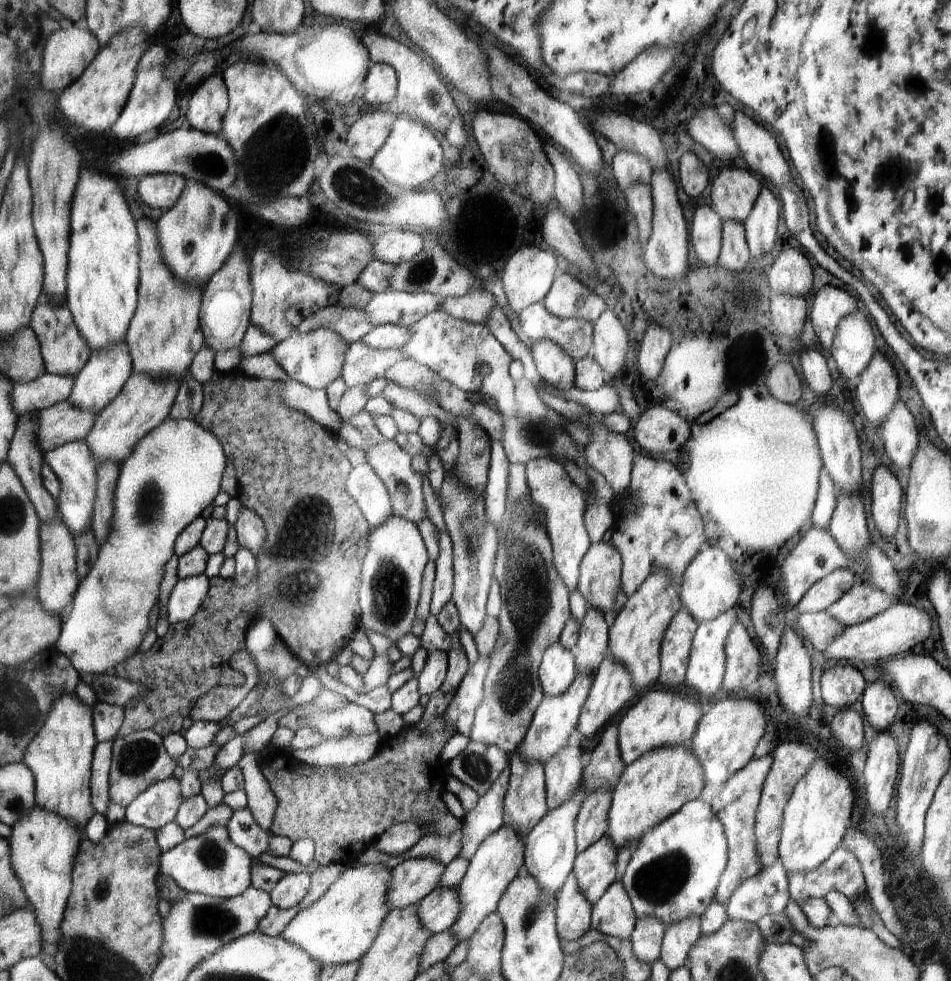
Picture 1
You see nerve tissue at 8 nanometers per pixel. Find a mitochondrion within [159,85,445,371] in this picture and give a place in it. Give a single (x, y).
(278, 151)

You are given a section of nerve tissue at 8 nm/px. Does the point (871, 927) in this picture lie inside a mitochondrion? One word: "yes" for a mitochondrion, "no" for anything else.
no

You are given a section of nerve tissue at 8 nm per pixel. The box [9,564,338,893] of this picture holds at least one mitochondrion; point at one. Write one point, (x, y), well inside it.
(137, 757)

